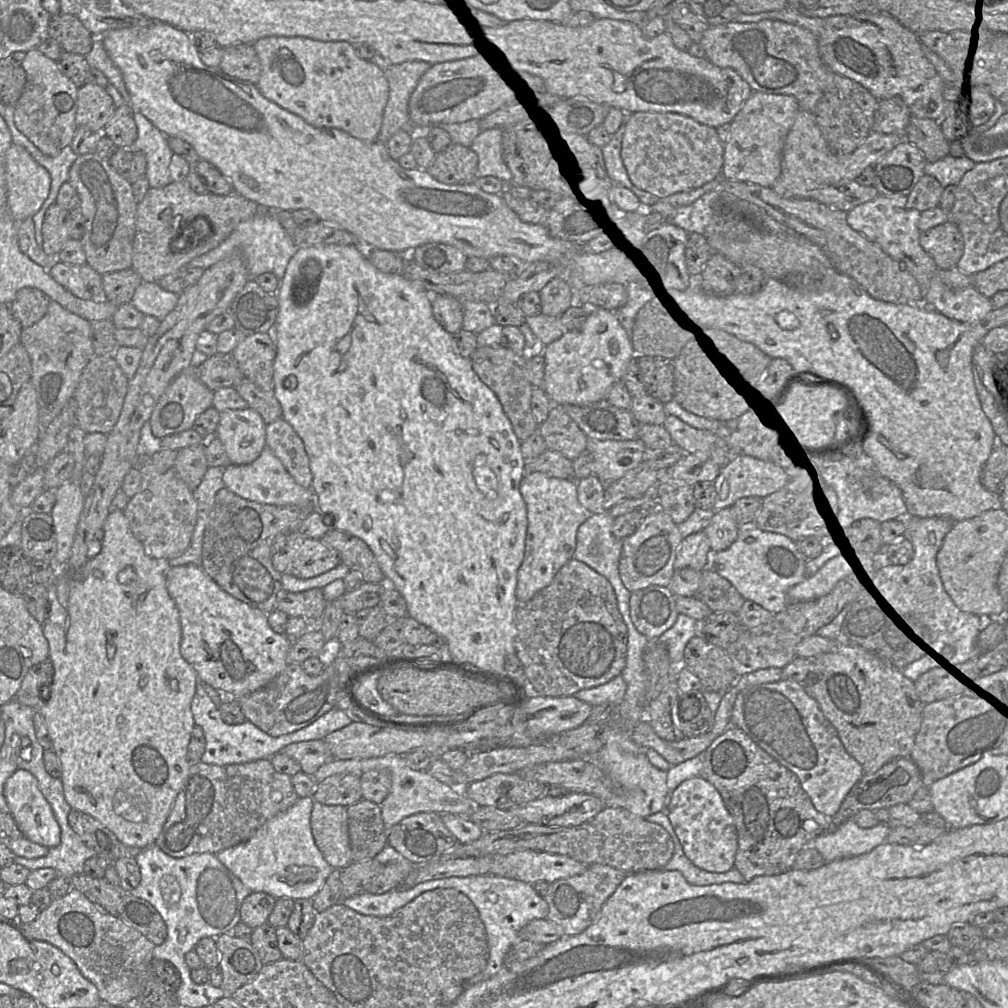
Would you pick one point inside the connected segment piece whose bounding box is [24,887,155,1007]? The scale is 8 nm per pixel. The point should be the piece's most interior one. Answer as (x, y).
(113, 956)

